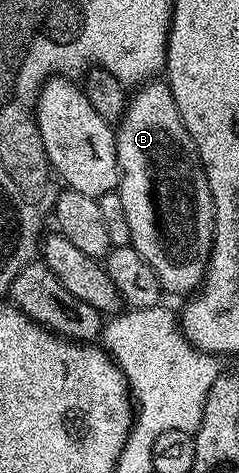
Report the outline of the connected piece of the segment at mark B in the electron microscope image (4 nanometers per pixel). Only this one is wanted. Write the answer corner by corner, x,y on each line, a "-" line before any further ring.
150,81
138,86
128,96
125,116
115,127
117,137
117,166
119,168
119,190
123,209
127,212
127,225
131,228
131,245
155,269
162,292
188,296
196,292
205,282
205,271
209,268
209,254
213,248
213,226
215,209
211,189
207,185
201,155
197,152
191,133
181,120
175,97
168,82

